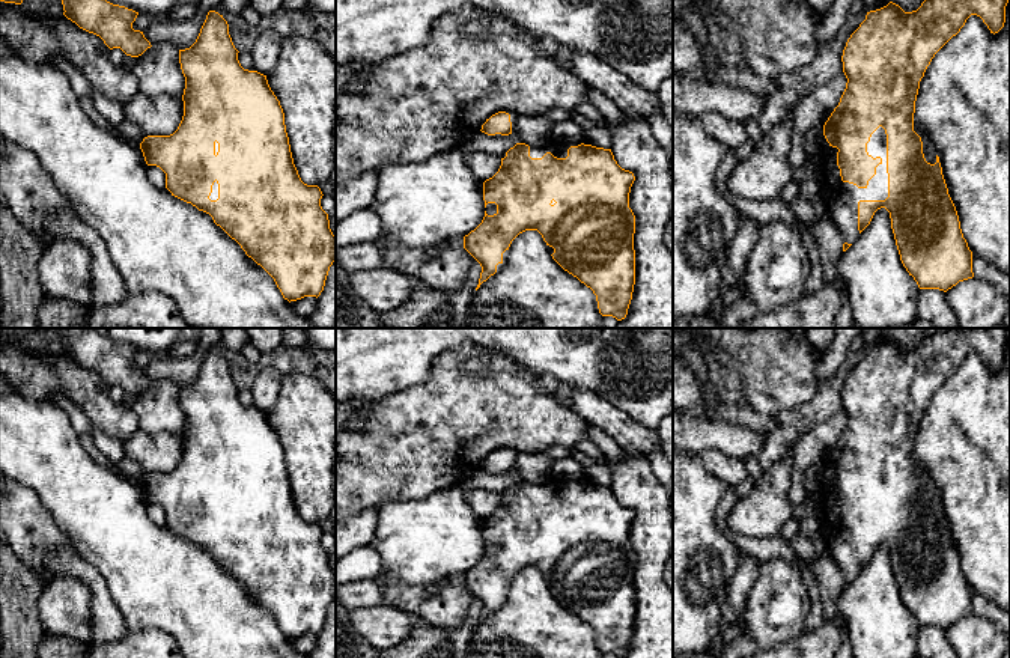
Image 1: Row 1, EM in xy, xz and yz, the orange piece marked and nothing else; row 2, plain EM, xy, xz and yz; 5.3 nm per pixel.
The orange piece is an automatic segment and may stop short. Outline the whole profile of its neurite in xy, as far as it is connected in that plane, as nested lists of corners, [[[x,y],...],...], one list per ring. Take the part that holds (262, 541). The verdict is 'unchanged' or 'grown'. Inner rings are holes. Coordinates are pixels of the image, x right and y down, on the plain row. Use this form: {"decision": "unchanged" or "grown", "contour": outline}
{"decision": "grown", "contour": [[[209,348],[196,379],[179,387],[179,401],[185,414],[182,432],[184,453],[170,473],[148,473],[140,480],[148,503],[166,510],[166,525],[172,533],[209,551],[248,595],[260,602],[275,619],[284,637],[319,634],[330,604],[336,598],[336,574],[330,566],[328,551],[321,544],[318,522],[301,518],[294,501],[284,450],[271,428],[266,413],[244,407],[229,372],[229,361],[215,348]]]}

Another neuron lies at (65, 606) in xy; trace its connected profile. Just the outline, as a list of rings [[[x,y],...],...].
[[[71,575],[51,577],[44,586],[38,607],[47,634],[90,644],[92,595],[81,580]]]

